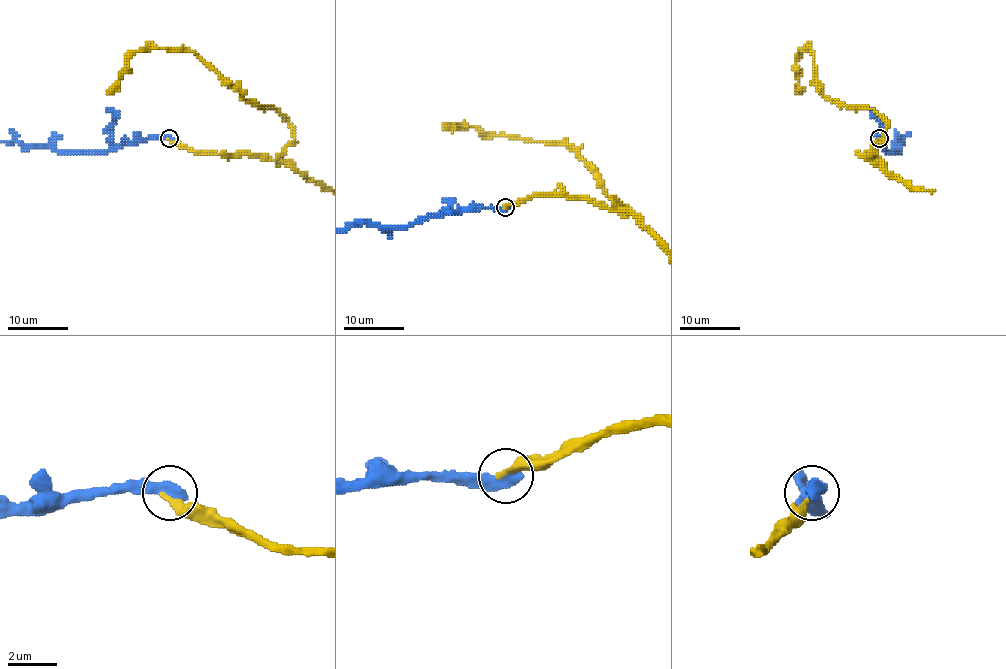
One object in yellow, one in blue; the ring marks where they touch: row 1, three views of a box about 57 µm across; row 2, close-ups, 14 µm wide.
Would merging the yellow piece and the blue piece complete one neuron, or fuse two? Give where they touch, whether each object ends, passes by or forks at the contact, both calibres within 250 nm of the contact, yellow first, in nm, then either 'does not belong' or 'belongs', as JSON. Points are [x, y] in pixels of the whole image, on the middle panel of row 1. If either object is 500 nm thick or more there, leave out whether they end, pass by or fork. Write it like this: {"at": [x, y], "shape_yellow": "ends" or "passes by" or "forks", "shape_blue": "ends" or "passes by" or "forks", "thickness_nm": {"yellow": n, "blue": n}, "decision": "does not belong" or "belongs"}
{"at": [505, 207], "thickness_nm": {"yellow": 320, "blue": 650}, "decision": "belongs"}

